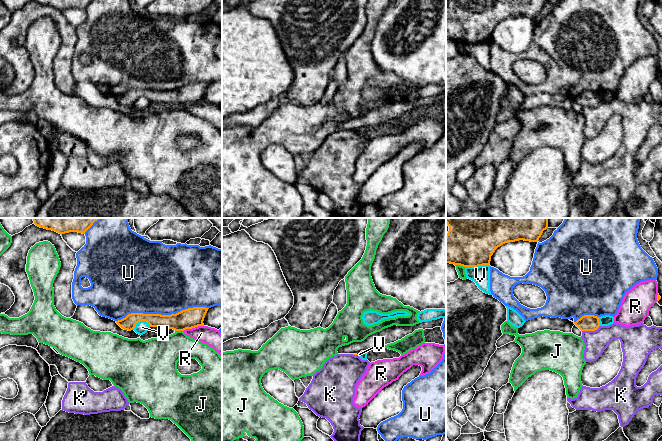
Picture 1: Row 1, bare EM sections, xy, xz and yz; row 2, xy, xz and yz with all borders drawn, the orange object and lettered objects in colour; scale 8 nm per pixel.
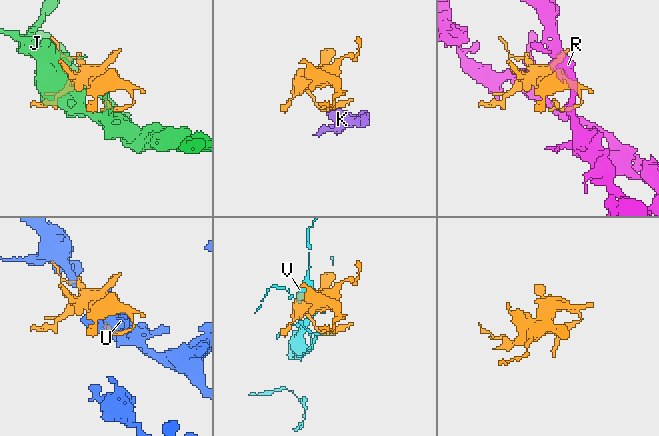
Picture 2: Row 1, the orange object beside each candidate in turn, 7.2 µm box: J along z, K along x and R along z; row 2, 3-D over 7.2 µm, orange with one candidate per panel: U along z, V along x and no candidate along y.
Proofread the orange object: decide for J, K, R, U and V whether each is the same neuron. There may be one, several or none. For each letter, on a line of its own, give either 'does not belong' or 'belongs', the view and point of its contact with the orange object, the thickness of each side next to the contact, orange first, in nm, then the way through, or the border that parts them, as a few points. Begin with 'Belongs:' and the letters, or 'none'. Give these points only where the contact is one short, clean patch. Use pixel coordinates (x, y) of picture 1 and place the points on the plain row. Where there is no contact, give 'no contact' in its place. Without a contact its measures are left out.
Belongs: none
J: does not belong; contact xy (179, 106); calibres 160 and 280 nm
K: does not belong; contact yz (591, 106); calibres 130 and 180 nm; border yz (599, 101), (594, 106), (582, 107)
R: does not belong; contact xy (193, 103); calibres 160 and 150 nm
U: does not belong; contact xy (162, 91); calibres 160 and 480 nm
V: does not belong; contact yz (476, 42); calibres 360 and 150 nm

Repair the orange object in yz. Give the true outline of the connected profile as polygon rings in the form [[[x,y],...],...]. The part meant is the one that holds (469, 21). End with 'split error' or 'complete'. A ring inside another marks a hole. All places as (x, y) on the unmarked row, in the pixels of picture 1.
[[[447,0],[446,39],[463,43],[489,41],[491,32],[501,21],[519,16],[538,18],[548,0]]] | complete

